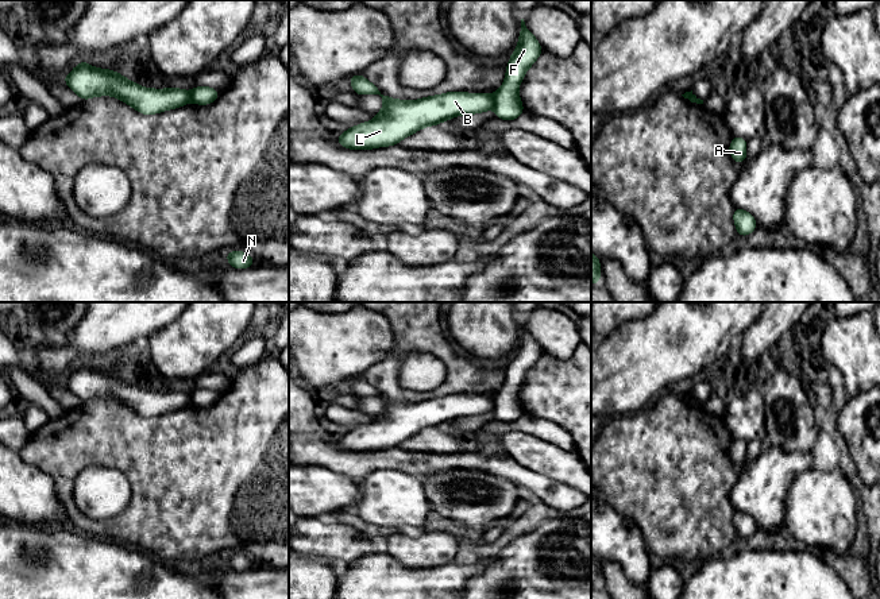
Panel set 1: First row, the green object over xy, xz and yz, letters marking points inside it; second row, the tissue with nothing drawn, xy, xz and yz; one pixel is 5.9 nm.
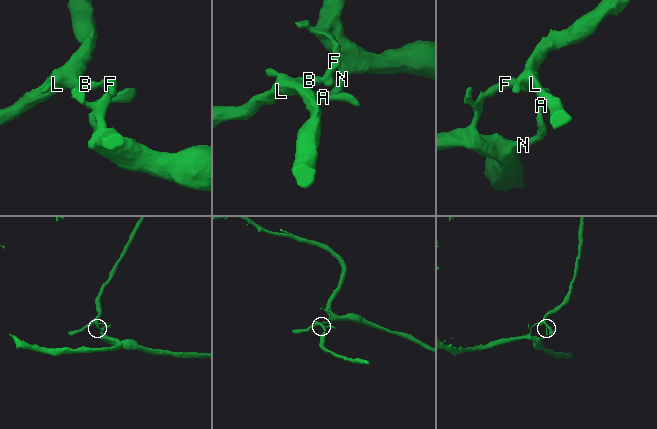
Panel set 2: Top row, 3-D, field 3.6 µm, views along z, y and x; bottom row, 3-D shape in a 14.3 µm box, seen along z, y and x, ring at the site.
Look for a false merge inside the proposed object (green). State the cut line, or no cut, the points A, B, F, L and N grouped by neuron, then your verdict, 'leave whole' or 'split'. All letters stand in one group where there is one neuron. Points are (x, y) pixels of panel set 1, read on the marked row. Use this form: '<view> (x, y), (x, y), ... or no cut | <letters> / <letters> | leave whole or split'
xz (490, 95), (494, 105) | A F N / B L | split

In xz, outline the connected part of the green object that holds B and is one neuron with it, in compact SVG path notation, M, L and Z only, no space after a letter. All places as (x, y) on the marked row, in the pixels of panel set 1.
M362 74L348 80L354 93L381 96L383 108L371 121L337 135L337 142L344 148L371 150L394 146L428 125L437 125L460 115L486 112L494 107L493 96L487 93L449 92L408 101L386 96Z

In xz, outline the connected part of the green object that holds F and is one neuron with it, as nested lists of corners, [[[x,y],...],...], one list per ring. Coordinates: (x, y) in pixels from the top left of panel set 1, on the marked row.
[[[521,19],[520,40],[506,66],[505,81],[491,94],[497,117],[510,121],[524,113],[518,86],[526,70],[537,61],[541,51],[539,40],[528,31],[524,19]]]

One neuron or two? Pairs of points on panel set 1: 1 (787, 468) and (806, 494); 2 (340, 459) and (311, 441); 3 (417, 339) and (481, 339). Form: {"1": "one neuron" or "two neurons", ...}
{"1": "two neurons", "2": "one neuron", "3": "two neurons"}

